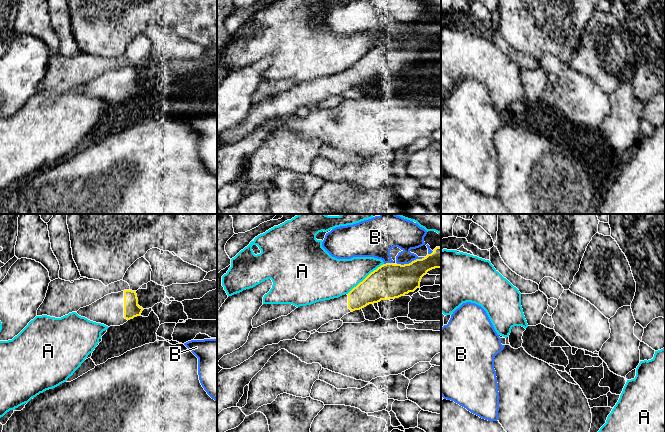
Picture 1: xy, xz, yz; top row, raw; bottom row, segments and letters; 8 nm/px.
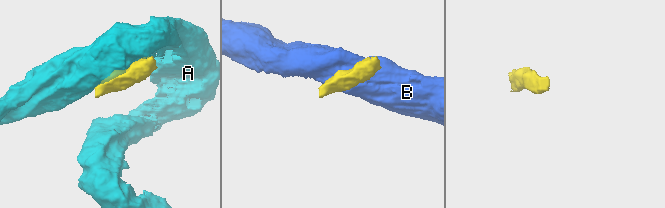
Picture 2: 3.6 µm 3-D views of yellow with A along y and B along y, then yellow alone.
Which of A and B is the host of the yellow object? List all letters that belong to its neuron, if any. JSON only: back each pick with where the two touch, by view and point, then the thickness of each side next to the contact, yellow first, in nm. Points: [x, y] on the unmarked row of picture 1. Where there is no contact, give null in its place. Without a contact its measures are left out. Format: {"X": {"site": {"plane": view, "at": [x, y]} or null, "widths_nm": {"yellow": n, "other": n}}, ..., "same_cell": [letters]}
{"same_cell": []}

